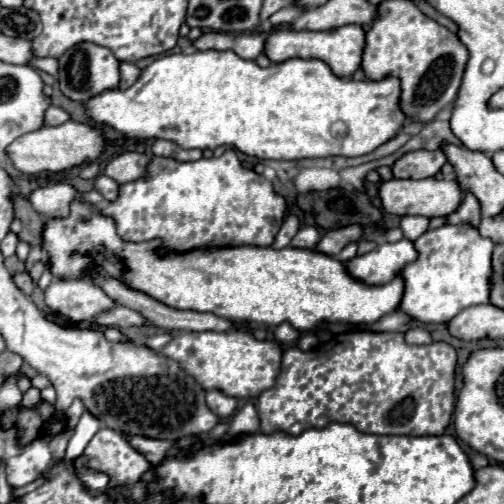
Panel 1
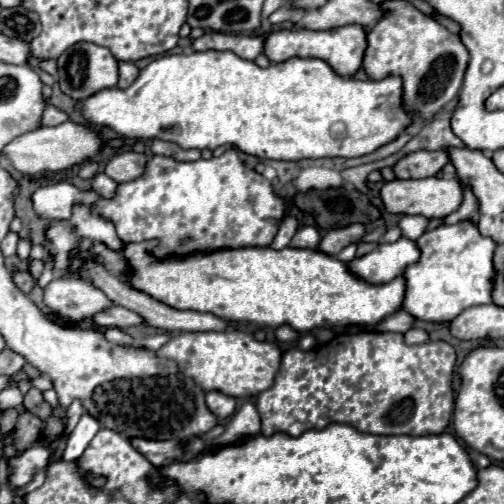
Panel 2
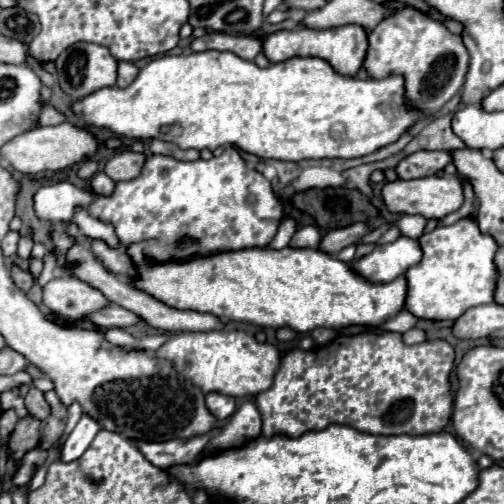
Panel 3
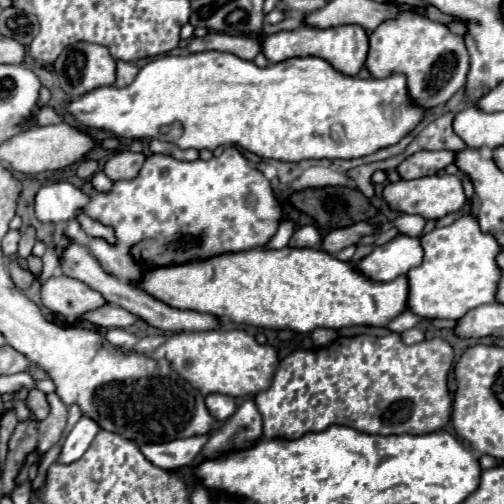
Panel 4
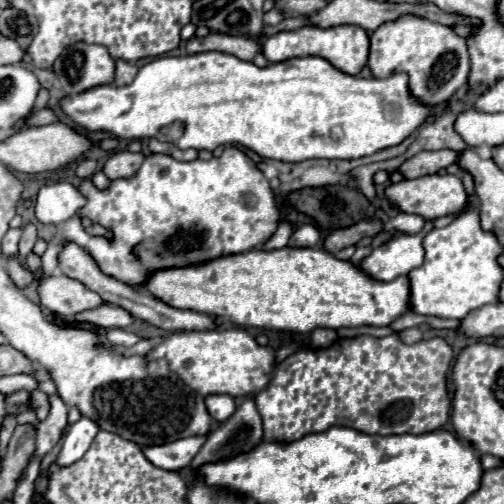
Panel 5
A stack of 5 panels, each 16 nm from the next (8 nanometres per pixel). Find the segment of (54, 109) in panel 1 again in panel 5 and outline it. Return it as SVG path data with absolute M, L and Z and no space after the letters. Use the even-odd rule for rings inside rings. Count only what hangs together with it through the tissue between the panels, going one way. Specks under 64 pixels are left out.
M42 108L34 116L30 116L26 124L30 124L30 126L46 126L46 124L54 124L54 122L60 122L60 118L54 114L54 110L52 108Z

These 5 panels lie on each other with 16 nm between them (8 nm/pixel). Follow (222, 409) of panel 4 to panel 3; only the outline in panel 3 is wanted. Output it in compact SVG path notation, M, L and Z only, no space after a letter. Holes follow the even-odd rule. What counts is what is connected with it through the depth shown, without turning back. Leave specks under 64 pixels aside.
M210 392L210 394L206 394L206 406L218 420L226 420L228 416L234 414L236 400L232 396L226 396L220 392Z

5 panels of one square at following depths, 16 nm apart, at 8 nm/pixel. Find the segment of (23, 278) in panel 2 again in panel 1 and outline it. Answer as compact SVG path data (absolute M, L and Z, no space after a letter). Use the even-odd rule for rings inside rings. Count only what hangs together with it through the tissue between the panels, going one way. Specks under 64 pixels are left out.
M26 272L14 276L14 282L16 282L16 286L18 286L24 294L28 294L28 296L30 296L30 294L34 292L34 288L36 288L36 284L32 282L32 278L30 278Z

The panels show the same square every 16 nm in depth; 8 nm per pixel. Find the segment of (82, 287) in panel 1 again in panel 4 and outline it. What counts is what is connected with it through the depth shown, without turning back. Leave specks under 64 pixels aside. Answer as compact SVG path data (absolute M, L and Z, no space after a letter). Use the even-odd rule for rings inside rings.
M58 274L42 286L42 304L54 314L78 320L84 312L94 312L108 302L88 284L68 278L66 274Z

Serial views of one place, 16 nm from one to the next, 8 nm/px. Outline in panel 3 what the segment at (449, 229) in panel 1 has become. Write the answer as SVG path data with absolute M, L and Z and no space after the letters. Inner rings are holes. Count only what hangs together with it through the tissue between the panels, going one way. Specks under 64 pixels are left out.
M464 218L452 226L438 226L420 238L422 262L408 268L408 292L404 310L420 320L440 322L454 320L464 310L480 304L490 304L496 284L494 252L498 244L490 236L482 236L472 218Z

